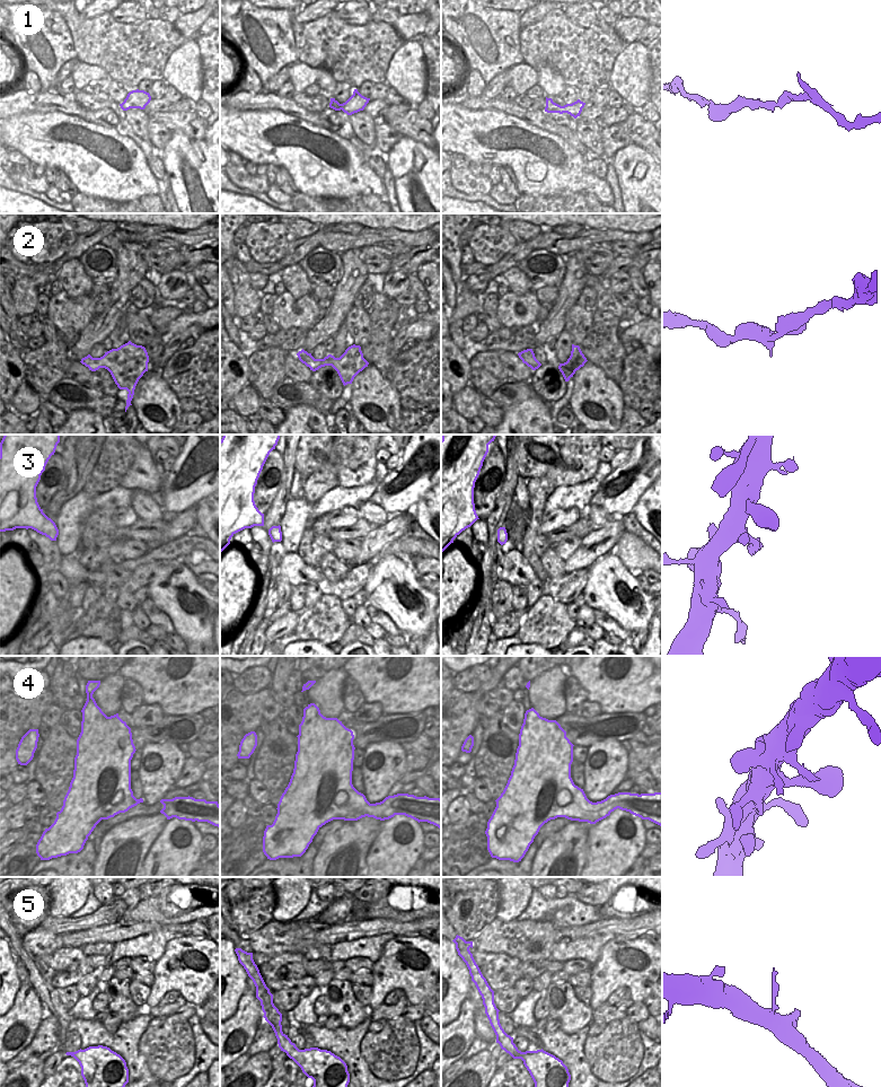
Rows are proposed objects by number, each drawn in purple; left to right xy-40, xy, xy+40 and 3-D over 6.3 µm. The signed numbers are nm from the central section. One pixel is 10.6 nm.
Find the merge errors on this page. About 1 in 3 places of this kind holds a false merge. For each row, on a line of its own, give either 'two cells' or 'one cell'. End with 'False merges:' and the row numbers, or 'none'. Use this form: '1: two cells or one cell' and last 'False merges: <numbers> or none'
1: one cell
2: one cell
3: one cell
4: one cell
5: one cell
False merges: none

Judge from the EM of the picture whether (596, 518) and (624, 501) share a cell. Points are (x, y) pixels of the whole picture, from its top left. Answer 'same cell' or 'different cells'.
different cells

